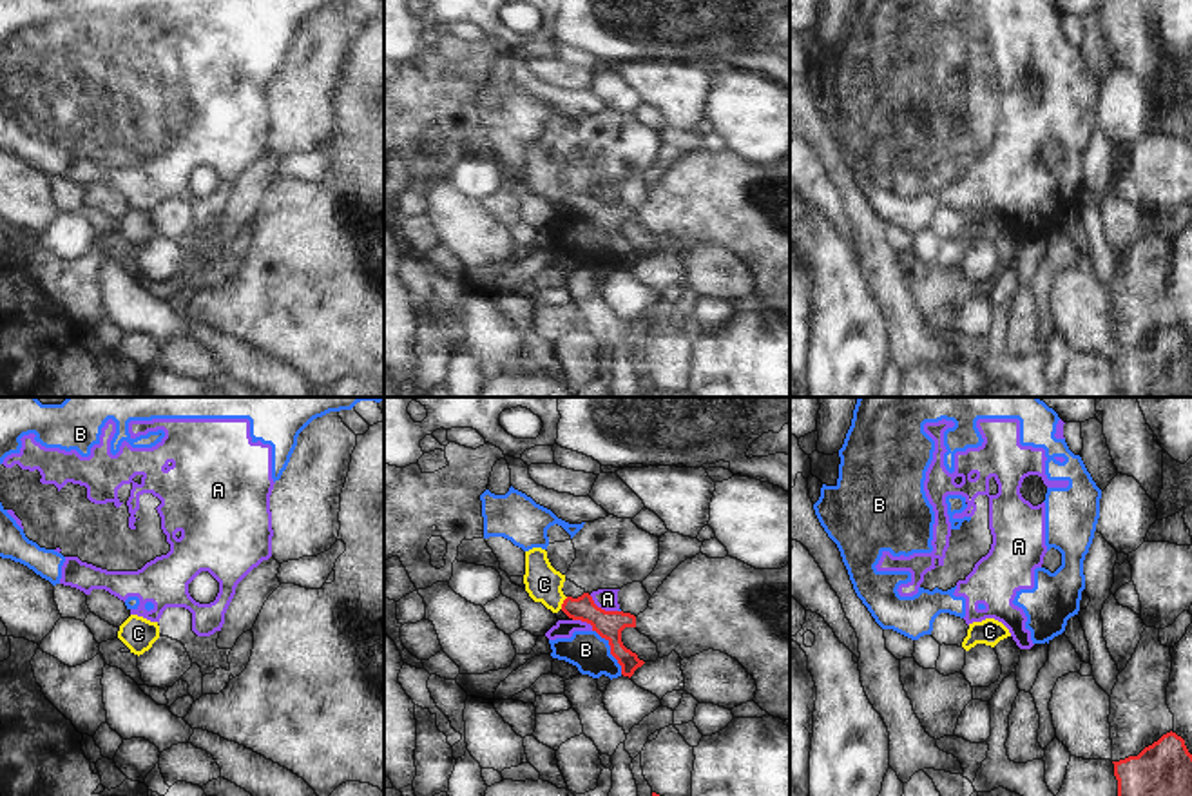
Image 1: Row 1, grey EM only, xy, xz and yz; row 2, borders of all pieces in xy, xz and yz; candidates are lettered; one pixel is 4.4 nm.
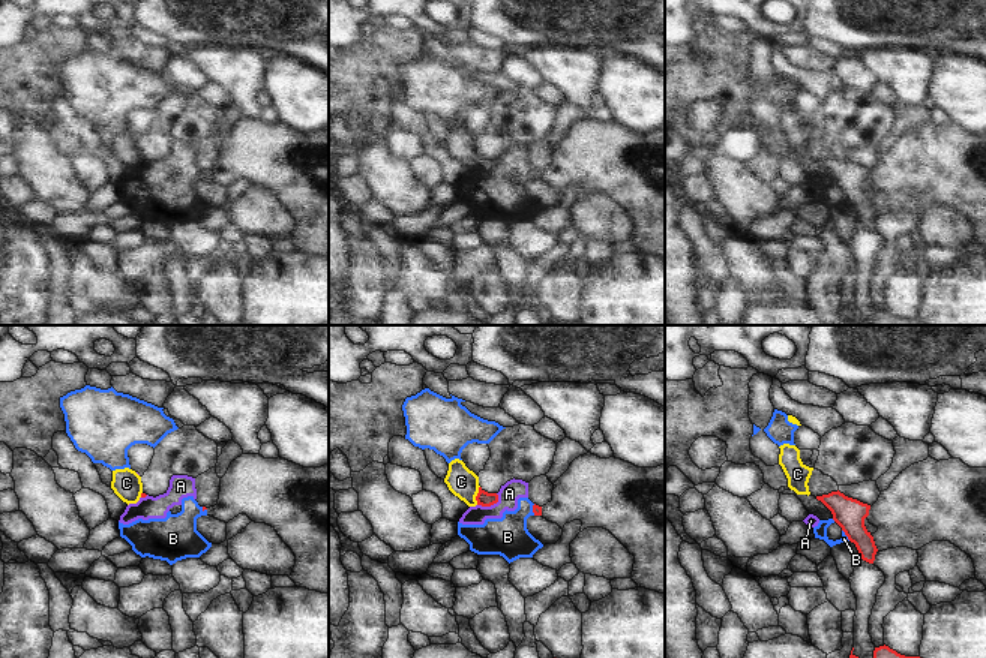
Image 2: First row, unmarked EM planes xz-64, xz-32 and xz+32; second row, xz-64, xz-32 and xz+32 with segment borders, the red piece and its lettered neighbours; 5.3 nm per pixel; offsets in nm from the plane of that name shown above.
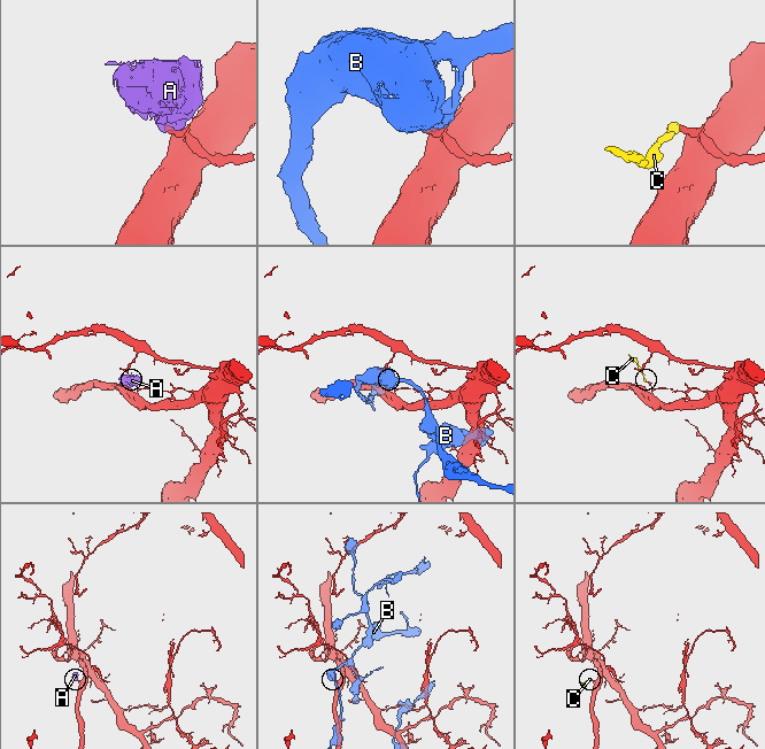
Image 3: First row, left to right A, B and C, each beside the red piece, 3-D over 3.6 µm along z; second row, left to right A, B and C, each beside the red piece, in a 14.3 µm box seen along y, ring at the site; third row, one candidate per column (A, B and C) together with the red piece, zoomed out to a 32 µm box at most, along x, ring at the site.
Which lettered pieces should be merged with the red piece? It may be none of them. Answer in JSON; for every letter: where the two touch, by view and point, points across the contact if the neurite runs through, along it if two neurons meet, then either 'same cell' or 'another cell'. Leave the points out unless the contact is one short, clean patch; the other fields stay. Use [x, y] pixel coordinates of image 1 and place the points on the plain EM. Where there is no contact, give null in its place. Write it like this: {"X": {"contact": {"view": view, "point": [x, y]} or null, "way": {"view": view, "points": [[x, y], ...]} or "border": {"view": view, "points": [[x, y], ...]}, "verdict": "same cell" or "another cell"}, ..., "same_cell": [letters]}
{"A": {"contact": {"view": "xz", "point": [600, 202]}, "border": {"view": "xz", "points": [[589, 189], [598, 200], [616, 205]]}, "verdict": "another cell"}, "B": {"contact": {"view": "xz", "point": [611, 245]}, "border": {"view": "xz", "points": [[593, 223], [607, 236], [609, 247], [622, 267]]}, "verdict": "another cell"}, "C": {"contact": {"view": "xz", "point": [564, 196]}, "way": {"view": "xz", "points": [[609, 218], [584, 202], [564, 196], [544, 178]]}, "verdict": "same cell"}, "same_cell": ["C"]}

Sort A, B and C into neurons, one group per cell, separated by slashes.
A B / C

